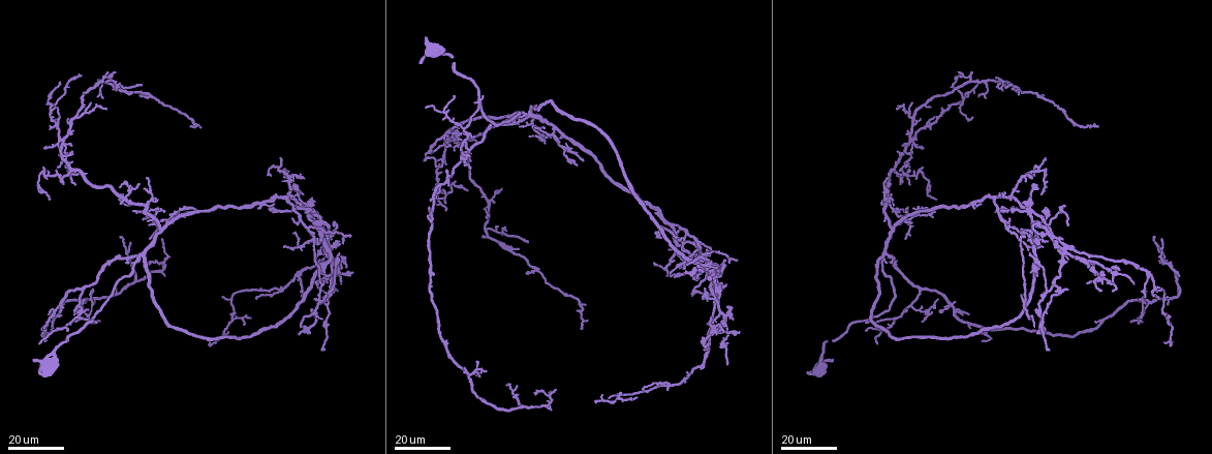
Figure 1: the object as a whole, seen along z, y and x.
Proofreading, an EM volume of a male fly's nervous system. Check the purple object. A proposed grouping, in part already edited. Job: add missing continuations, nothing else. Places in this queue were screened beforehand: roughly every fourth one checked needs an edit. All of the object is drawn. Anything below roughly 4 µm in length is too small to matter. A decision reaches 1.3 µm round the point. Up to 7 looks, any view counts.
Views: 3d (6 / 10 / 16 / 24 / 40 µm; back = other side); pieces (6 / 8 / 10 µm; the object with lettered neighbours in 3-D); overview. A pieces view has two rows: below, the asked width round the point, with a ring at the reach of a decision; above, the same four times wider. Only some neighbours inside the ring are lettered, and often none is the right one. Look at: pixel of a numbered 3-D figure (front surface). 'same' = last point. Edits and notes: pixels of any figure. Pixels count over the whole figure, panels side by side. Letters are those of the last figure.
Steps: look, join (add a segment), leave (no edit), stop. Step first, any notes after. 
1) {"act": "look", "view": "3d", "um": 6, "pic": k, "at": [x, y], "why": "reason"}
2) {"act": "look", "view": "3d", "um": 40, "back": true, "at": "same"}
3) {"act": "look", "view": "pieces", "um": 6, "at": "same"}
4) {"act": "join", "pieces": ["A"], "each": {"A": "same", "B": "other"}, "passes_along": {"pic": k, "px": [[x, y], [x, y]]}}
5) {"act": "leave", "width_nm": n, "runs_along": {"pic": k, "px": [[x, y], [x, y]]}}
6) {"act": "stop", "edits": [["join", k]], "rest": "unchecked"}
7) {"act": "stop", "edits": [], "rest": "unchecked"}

{"act": "look", "view": "3d", "um": 24, "pic": 1, "at": [908, 175], "why": "an open end"}

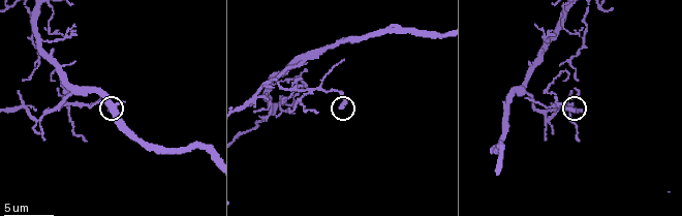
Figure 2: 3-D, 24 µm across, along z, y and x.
{"act": "look", "view": "pieces", "um": 6, "pic": 2, "at": [342, 107]}

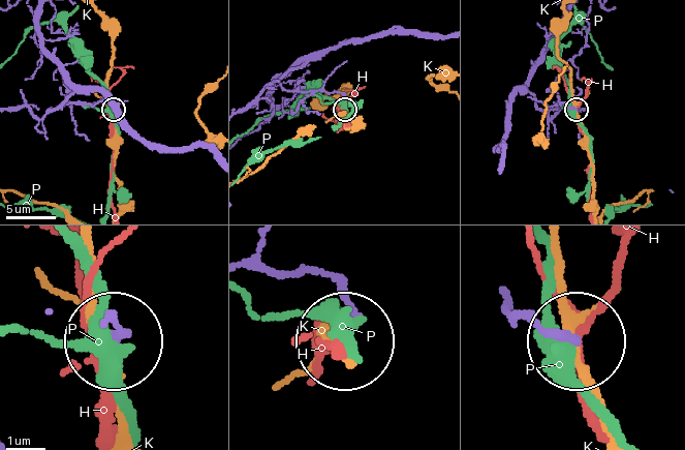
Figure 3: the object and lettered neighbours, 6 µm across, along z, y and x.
{"act": "leave", "width_nm": 230, "each": {"H": "other", "K": "other", "P": "other"}, "runs_along": {"pic": 3, "px": [[511, 304], [578, 340]]}, "found": "no lettered segment goes on from it"}

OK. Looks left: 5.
{"act": "look", "view": "3d", "um": 24, "pic": 1, "at": [119, 202]}

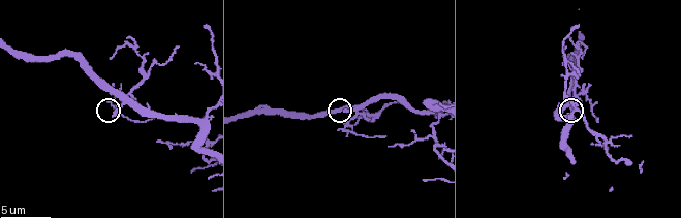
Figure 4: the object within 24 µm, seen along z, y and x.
{"act": "look", "view": "pieces", "um": 10, "pic": 4, "at": [115, 117]}

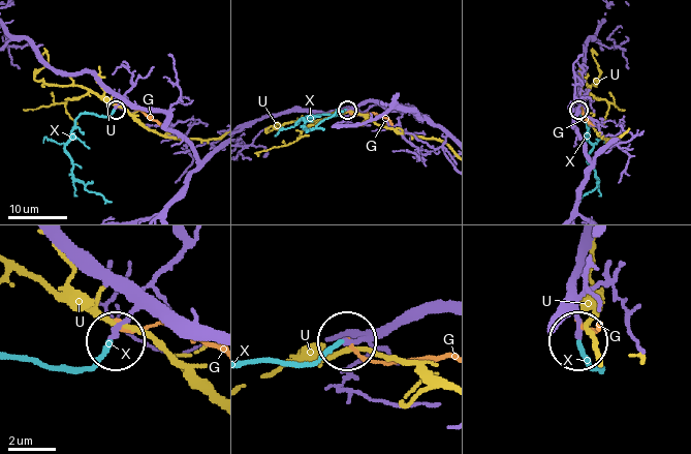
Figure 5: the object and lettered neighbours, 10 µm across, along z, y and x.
{"act": "join", "pieces": ["X"], "each": {"G": "other", "U": "other", "X": "same"}, "passes_along": {"pic": 5, "px": [[362, 102], [296, 124], [304, 122]]}, "found": "it goes on there"}

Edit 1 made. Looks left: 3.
{"act": "look", "view": "overview"}

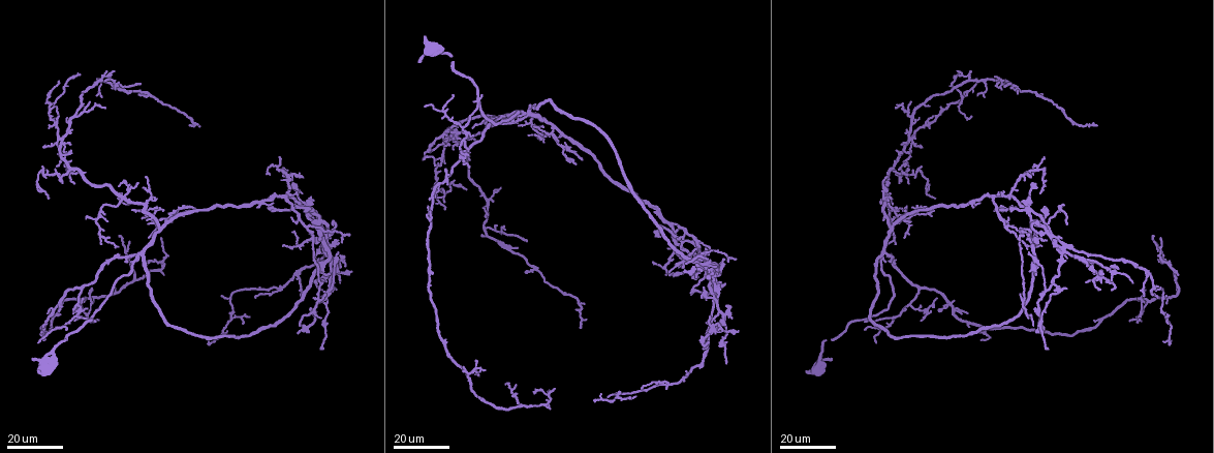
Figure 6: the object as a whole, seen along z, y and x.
{"act": "look", "view": "3d", "um": 16, "pic": 6, "at": [429, 205], "why": "free end"}

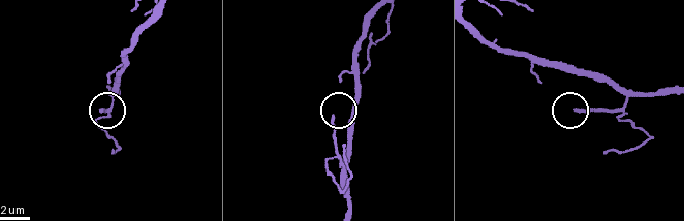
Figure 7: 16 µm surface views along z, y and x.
{"act": "look", "view": "pieces", "um": 10, "pic": 7, "at": [577, 109]}

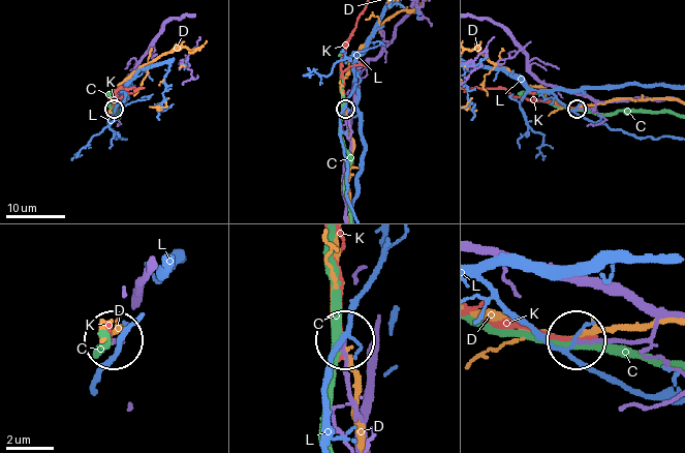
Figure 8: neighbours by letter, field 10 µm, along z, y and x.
{"act": "leave", "width_nm": 160, "each": {"C": "other", "D": "other", "K": "other", "L": "other"}, "found": "none of them fits"}

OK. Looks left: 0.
{"act": "stop", "edits": [["join", 5]], "rest": "unchecked"}

